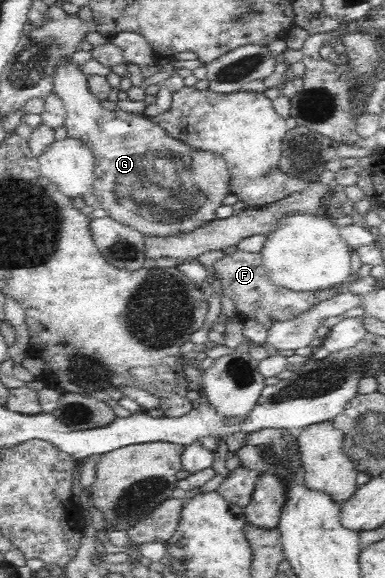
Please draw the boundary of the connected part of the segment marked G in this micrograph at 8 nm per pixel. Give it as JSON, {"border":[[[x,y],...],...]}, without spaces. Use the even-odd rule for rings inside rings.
{"border":[[[76,63],[64,65],[57,70],[54,93],[67,110],[65,127],[68,138],[80,141],[80,145],[90,149],[94,157],[96,184],[92,193],[97,197],[97,206],[106,210],[116,222],[133,226],[145,237],[181,235],[212,222],[217,208],[223,205],[223,199],[228,195],[230,173],[225,162],[216,155],[196,152],[170,138],[146,116],[104,109],[88,90],[87,77]]]}

